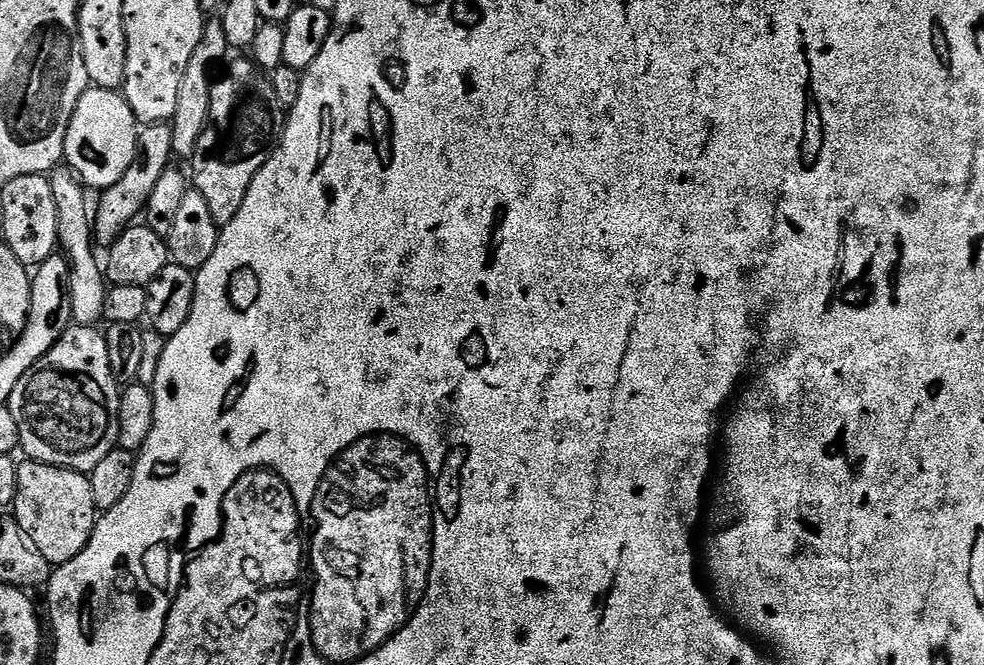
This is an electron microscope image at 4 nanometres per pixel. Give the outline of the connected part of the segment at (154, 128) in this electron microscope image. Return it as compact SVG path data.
M171 123L149 124L139 129L136 157L130 170L126 170L126 174L122 174L122 178L118 178L114 186L103 189L99 193L100 201L97 204L95 201L94 240L97 245L111 246L120 237L121 232L143 213L144 205L148 203L150 194L154 191L154 185L158 183L158 178L162 178L162 174L173 160Z

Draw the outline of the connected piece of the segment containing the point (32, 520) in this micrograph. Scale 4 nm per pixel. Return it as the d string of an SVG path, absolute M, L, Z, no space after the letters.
M25 459L17 463L17 492L14 519L28 539L52 566L70 562L90 542L98 519L94 494L90 491L88 476L69 468L56 468Z

